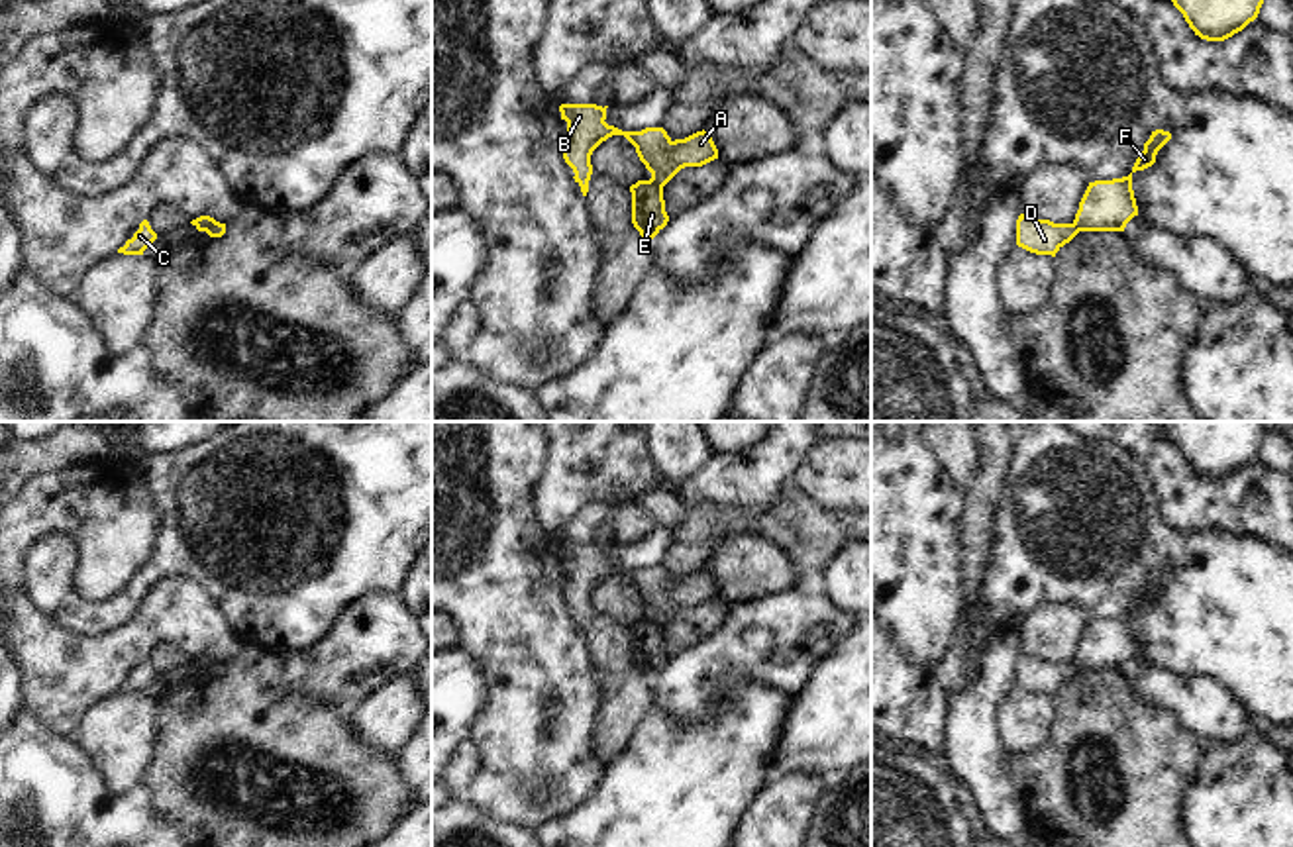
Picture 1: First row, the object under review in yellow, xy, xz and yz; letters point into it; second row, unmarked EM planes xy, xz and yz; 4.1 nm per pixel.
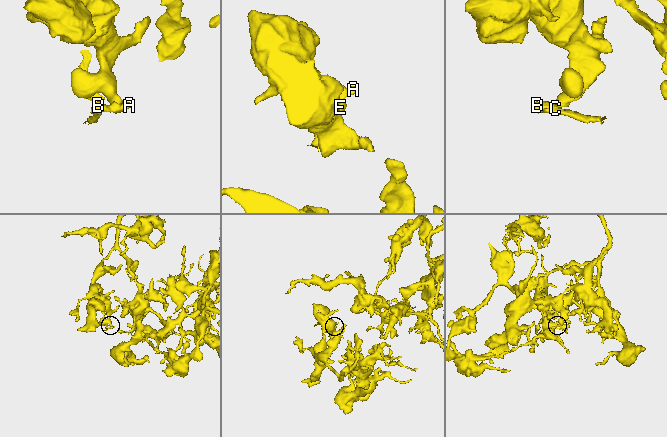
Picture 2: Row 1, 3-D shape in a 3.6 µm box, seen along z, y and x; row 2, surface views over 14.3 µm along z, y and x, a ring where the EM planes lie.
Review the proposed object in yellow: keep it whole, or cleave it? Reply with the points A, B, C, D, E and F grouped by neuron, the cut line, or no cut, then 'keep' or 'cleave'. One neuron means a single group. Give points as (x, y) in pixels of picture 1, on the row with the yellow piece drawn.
A B C D / E F | xz (644, 181), (662, 189) | cleave

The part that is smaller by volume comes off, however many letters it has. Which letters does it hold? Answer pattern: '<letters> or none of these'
A, B, C, D.

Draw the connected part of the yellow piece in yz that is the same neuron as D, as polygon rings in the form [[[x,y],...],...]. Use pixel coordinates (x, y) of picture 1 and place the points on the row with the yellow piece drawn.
[[[1020,214],[1016,220],[1016,245],[1036,253],[1052,255],[1079,233],[1075,224],[1054,224]]]

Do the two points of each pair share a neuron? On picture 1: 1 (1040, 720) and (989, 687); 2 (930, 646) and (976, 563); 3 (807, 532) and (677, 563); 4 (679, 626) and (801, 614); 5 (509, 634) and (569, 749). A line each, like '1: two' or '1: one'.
1: two
2: two
3: one
4: two
5: one

